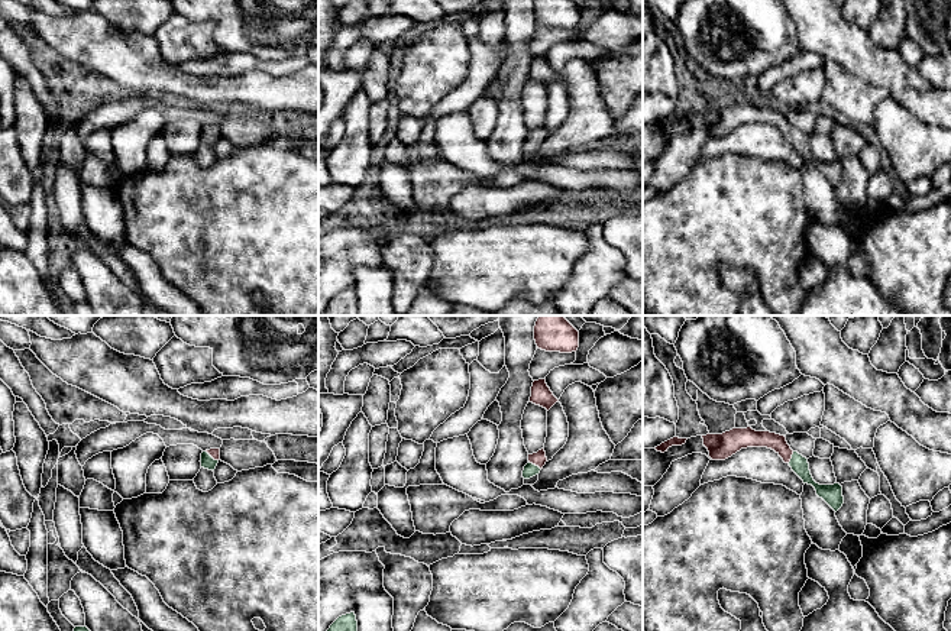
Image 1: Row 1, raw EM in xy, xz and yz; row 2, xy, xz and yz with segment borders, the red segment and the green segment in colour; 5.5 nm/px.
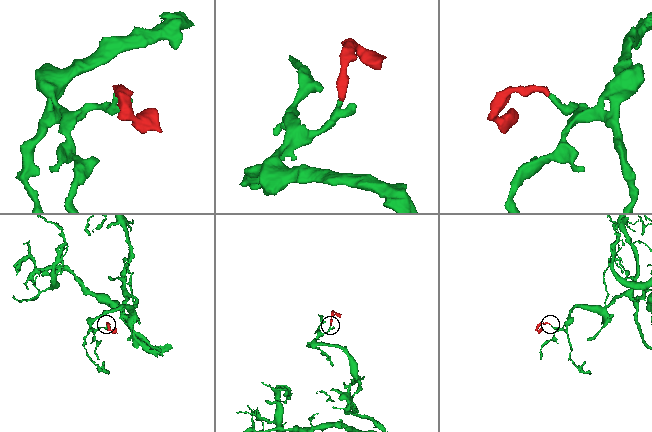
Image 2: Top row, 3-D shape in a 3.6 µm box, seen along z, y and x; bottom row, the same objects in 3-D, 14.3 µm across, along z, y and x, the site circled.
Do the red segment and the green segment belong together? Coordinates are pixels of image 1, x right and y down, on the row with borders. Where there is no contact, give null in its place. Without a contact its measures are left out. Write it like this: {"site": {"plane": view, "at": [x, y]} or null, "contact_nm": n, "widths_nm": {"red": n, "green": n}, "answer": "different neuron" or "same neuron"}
{"site": {"plane": "xz", "at": [534, 463]}, "contact_nm": 90, "widths_nm": {"red": 80, "green": 70}, "answer": "same neuron"}

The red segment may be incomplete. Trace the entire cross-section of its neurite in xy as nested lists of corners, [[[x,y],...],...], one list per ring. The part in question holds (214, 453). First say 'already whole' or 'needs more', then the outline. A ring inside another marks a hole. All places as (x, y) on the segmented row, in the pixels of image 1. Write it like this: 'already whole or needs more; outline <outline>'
needs more; outline [[[210,449],[201,453],[201,467],[214,470],[220,460],[220,449]]]

